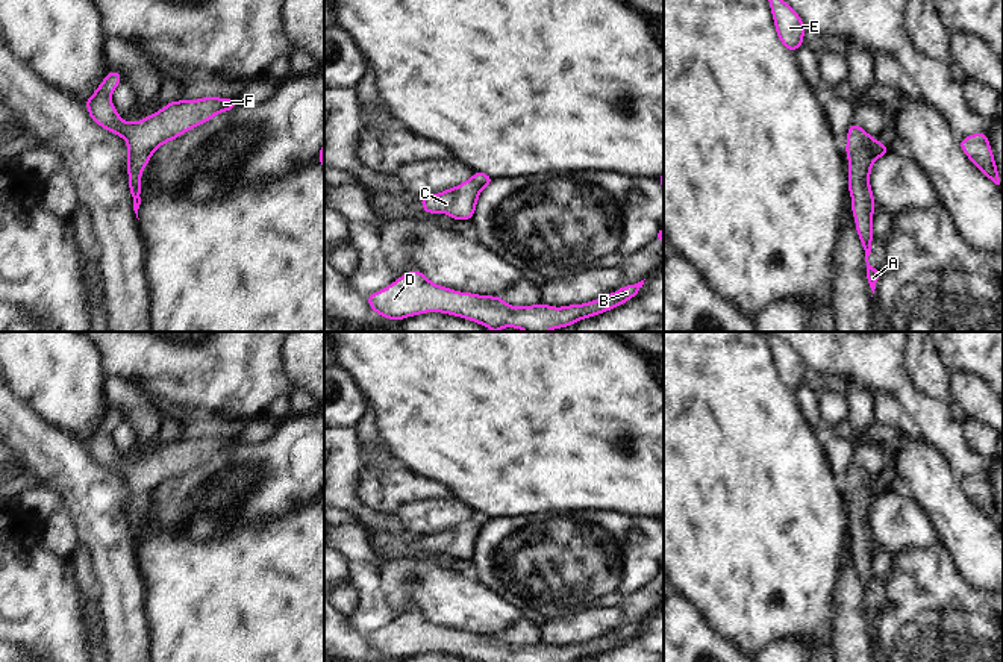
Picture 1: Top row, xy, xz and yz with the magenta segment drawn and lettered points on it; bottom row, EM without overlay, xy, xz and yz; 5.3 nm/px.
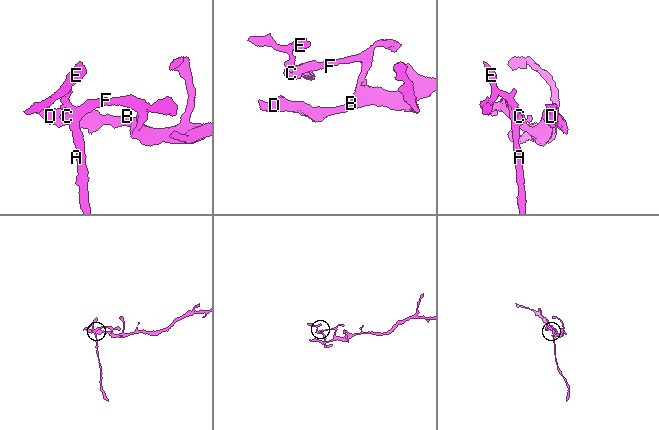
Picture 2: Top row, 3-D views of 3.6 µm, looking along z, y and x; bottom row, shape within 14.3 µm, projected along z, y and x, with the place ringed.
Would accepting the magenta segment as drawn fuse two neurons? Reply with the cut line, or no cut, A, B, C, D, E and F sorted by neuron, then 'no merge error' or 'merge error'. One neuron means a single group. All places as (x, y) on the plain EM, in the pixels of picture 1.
yz (870, 477), (853, 491), (849, 500) | A C / B D E F | merge error

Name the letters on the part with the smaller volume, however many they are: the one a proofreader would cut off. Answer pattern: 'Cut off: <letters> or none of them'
Cut off: A, C

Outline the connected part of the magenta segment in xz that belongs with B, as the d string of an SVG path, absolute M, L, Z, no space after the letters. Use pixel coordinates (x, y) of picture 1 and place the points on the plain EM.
M411 609L394 623L367 636L370 647L389 659L442 651L476 662L577 662L611 650L635 636L644 620L623 626L603 638L585 644L553 647L548 644L506 644L503 638L459 632L432 623L421 610Z

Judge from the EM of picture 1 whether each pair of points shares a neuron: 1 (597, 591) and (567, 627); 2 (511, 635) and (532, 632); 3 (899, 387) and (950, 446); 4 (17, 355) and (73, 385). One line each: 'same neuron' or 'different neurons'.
1: different neurons
2: same neuron
3: same neuron
4: same neuron

